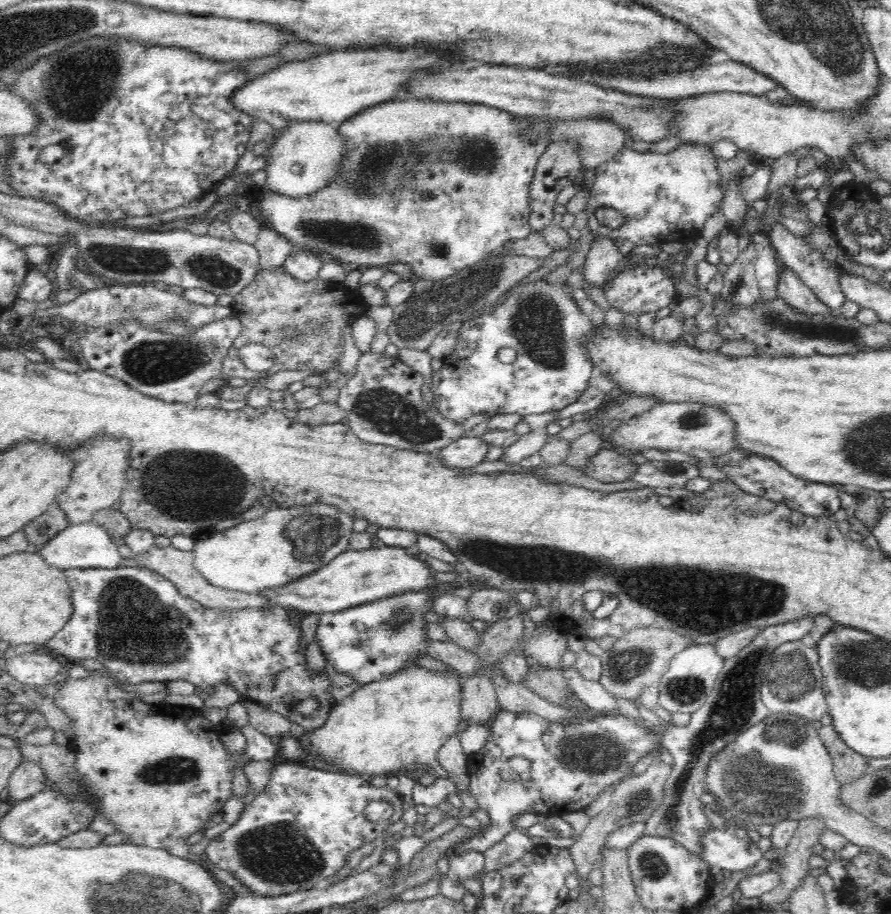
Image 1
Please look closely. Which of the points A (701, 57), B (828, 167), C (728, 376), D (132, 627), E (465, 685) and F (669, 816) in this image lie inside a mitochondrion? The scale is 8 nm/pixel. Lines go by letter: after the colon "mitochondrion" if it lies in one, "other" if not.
A: other
B: other
C: other
D: mitochondrion
E: other
F: mitochondrion

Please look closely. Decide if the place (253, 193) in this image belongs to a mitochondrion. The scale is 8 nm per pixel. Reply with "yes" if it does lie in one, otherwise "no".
no

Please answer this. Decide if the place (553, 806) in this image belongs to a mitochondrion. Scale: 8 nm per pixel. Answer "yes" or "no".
no

